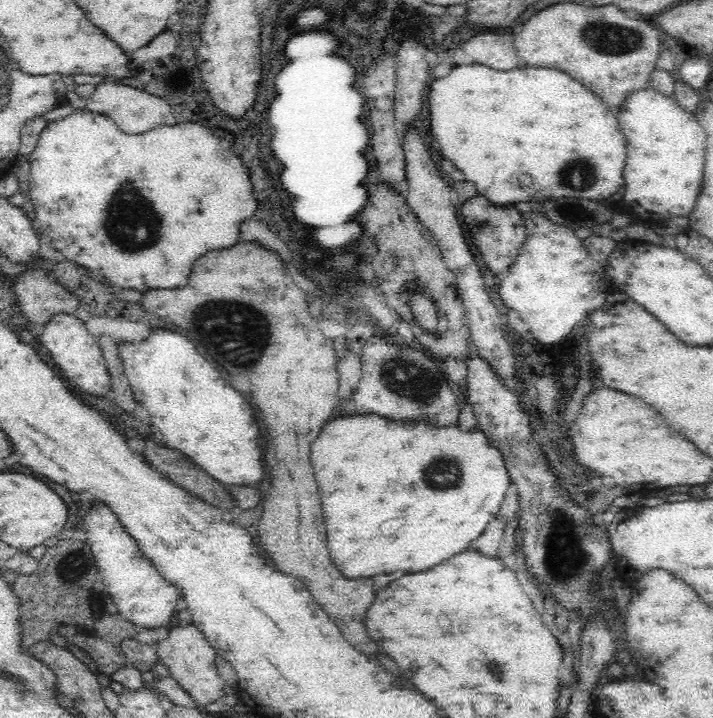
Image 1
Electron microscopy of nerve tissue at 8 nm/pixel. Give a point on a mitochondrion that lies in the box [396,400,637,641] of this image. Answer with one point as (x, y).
(565, 556)

